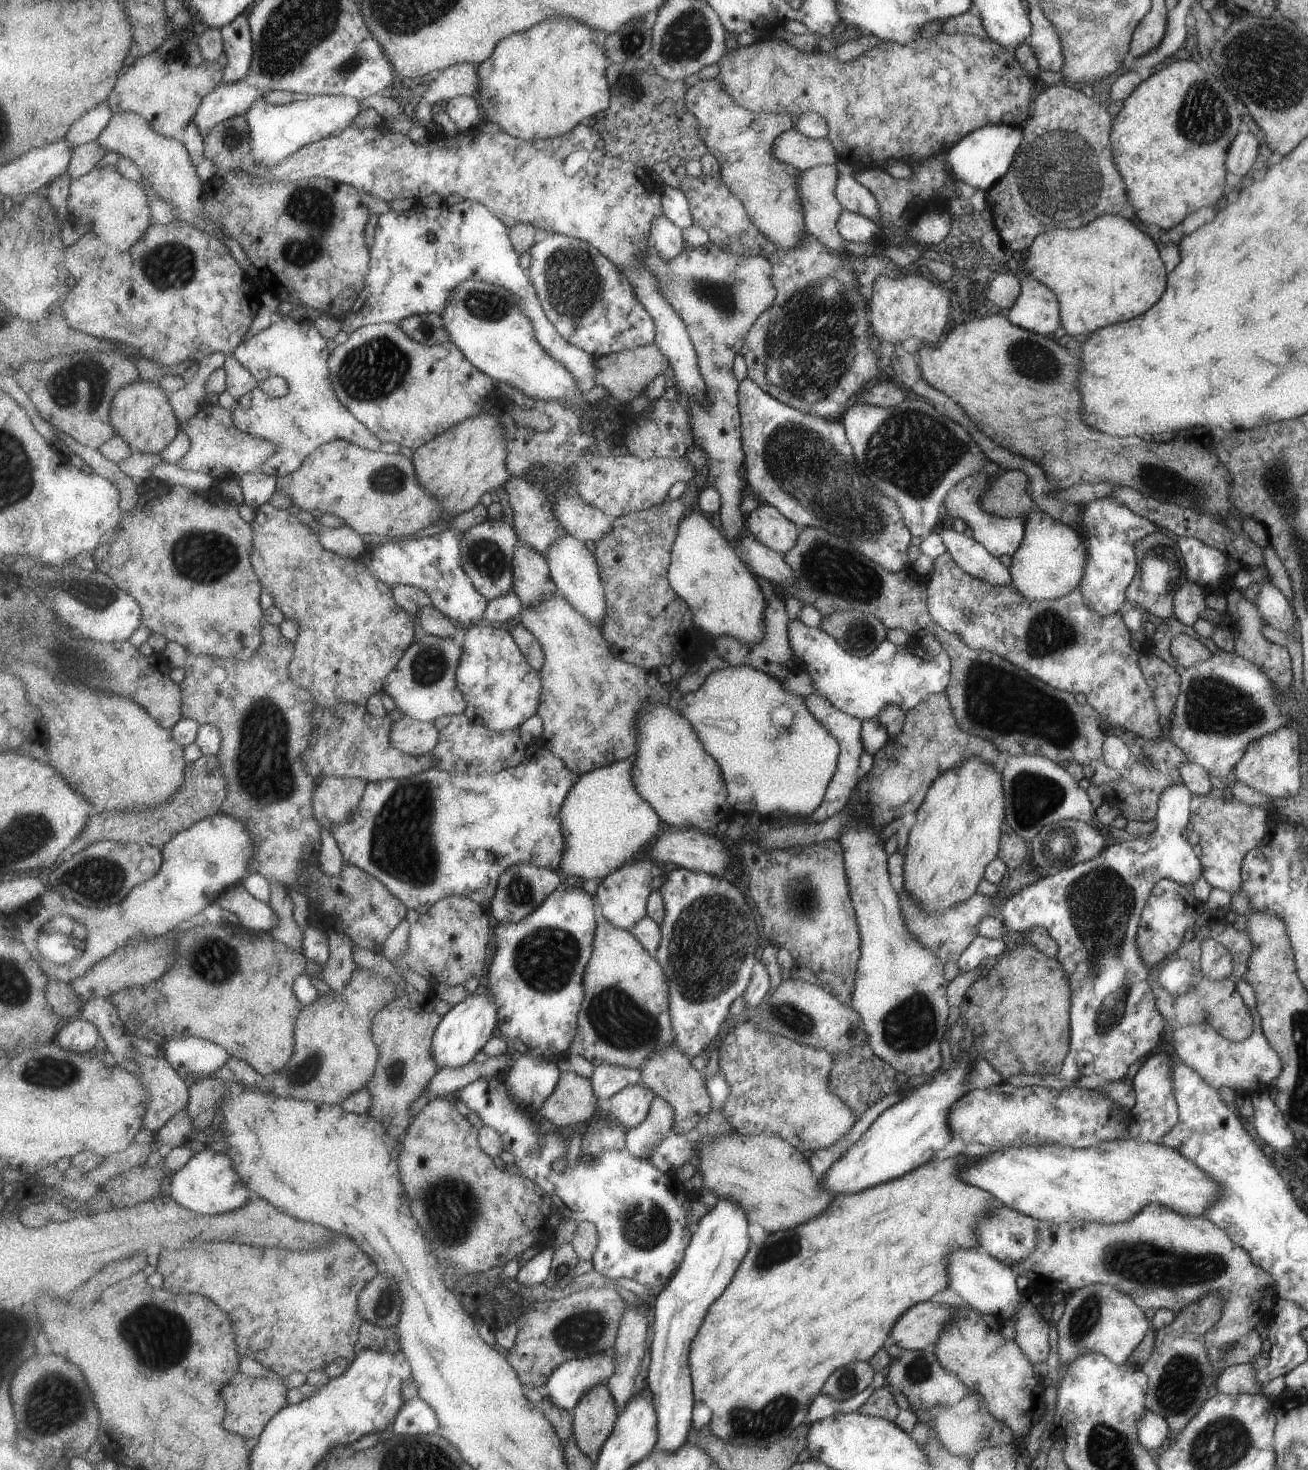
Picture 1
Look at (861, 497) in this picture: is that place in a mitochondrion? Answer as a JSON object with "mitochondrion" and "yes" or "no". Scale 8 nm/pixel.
{"mitochondrion":"yes"}

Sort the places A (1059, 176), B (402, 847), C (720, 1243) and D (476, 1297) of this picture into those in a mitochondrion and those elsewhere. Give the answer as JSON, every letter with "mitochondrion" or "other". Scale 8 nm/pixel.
{"A":"mitochondrion","B":"mitochondrion","C":"other","D":"other"}

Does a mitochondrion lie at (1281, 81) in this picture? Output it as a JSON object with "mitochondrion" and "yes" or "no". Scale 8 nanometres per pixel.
{"mitochondrion":"yes"}

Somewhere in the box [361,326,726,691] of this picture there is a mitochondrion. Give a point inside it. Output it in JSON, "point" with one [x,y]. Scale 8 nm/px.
{"point":[485,556]}

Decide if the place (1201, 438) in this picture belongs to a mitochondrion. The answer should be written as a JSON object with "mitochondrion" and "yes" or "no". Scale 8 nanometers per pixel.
{"mitochondrion":"no"}

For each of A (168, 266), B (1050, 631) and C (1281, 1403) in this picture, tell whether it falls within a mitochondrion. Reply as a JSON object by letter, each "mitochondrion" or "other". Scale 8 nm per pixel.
{"A":"mitochondrion","B":"mitochondrion","C":"other"}

